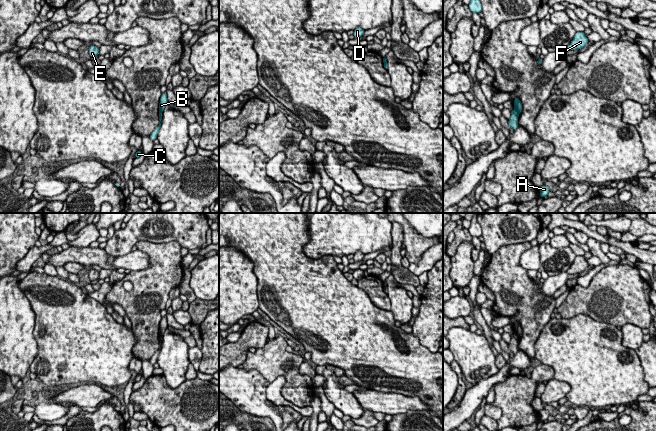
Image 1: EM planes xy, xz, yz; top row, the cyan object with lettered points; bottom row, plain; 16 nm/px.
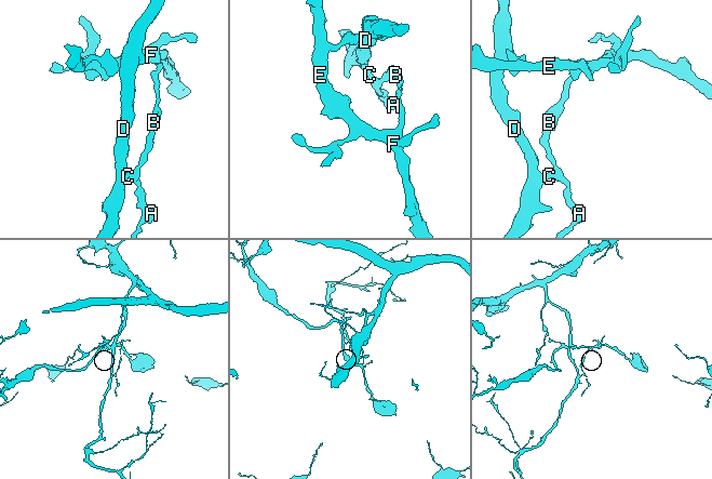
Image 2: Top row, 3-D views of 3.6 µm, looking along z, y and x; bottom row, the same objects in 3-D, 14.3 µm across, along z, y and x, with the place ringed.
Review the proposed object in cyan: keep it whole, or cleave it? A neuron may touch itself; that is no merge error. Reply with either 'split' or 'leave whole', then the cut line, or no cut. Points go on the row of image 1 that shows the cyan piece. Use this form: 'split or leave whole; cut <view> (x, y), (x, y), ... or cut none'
split; cut yz (515, 108), (518, 113)

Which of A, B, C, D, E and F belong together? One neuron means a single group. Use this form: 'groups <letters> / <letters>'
groups A C D / B E F

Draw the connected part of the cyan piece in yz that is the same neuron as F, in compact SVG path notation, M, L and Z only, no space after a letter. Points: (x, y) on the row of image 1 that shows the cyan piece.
M576 32L573 40L567 46L567 49L569 51L571 51L571 50L579 50L579 49L585 47L588 42L589 42L589 40L585 36L584 32Z

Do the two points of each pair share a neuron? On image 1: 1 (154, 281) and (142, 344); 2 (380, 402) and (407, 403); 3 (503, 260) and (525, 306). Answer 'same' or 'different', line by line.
1: same
2: same
3: same

